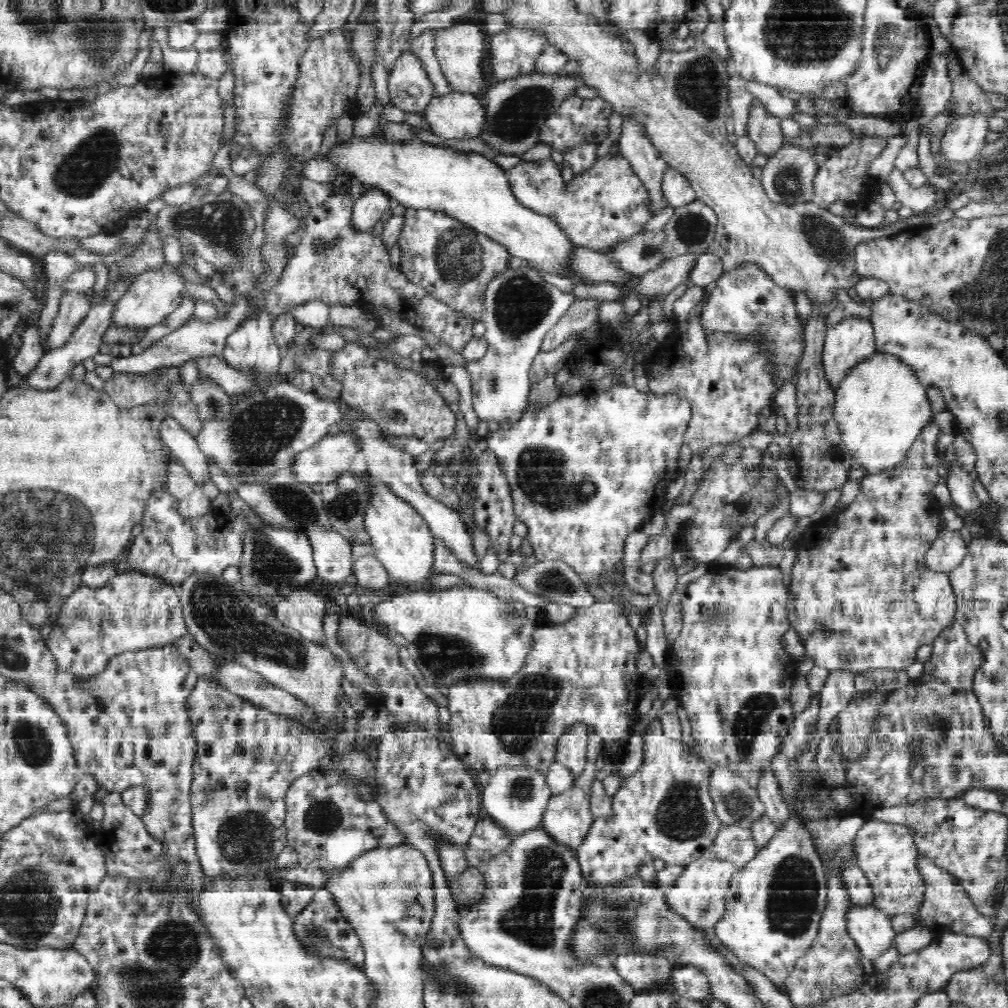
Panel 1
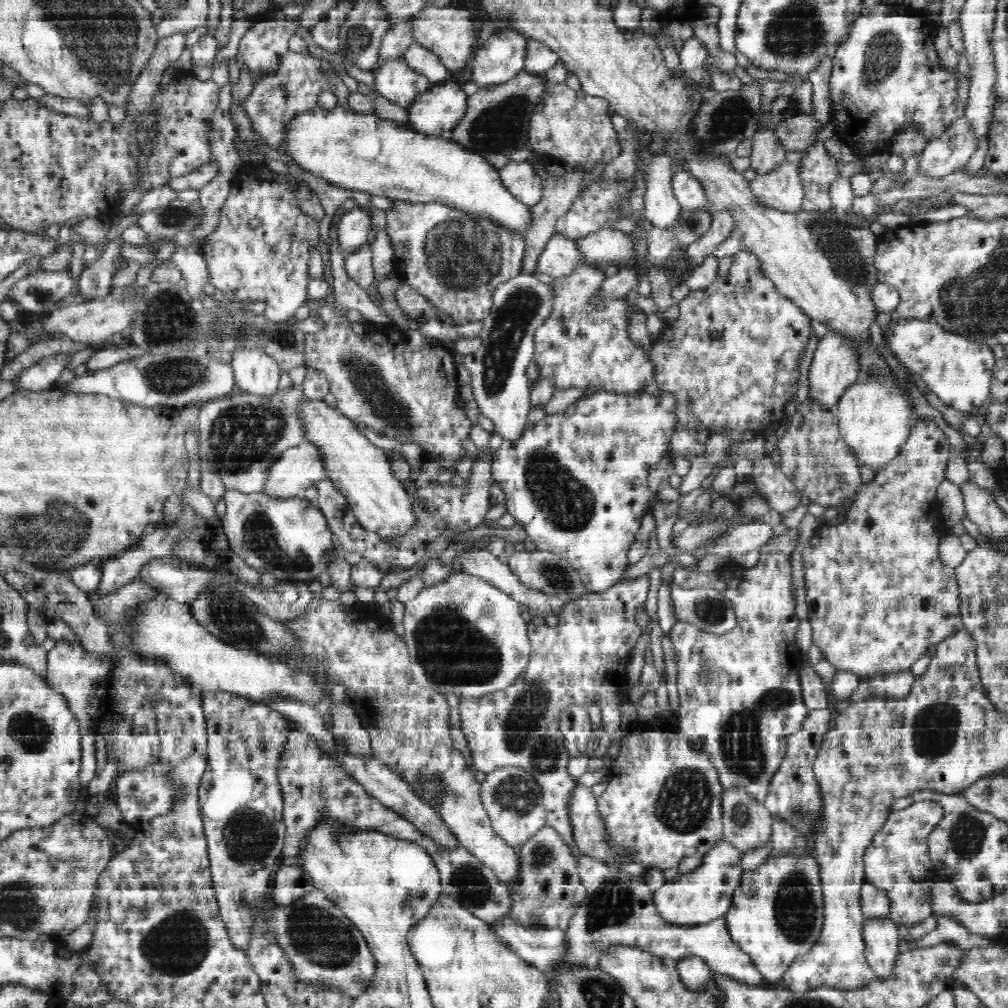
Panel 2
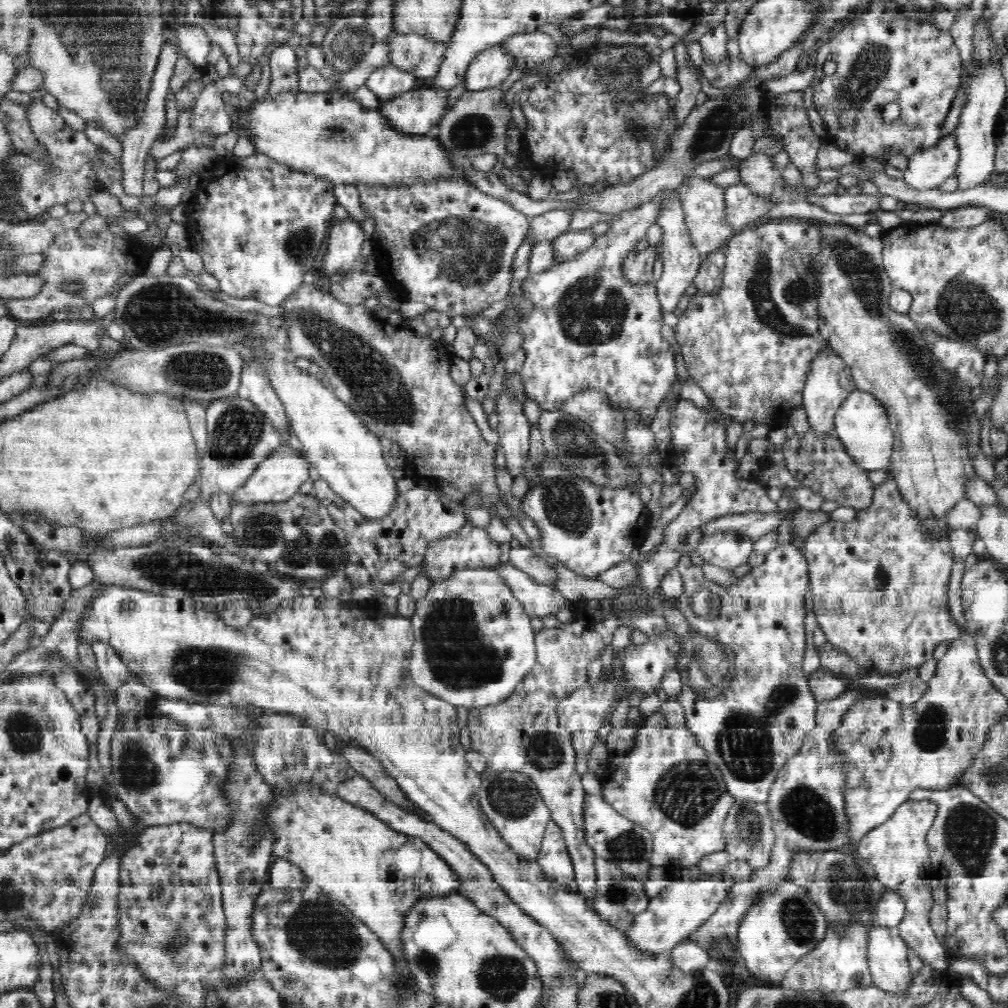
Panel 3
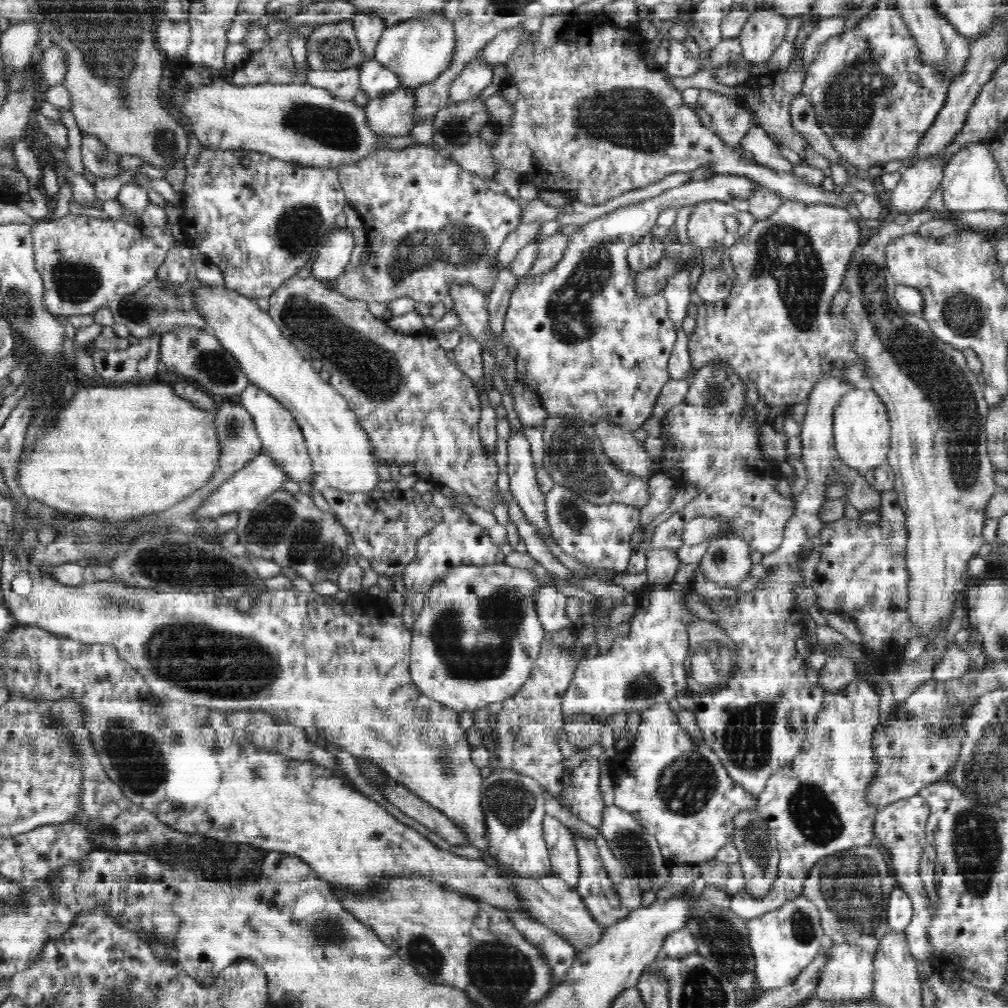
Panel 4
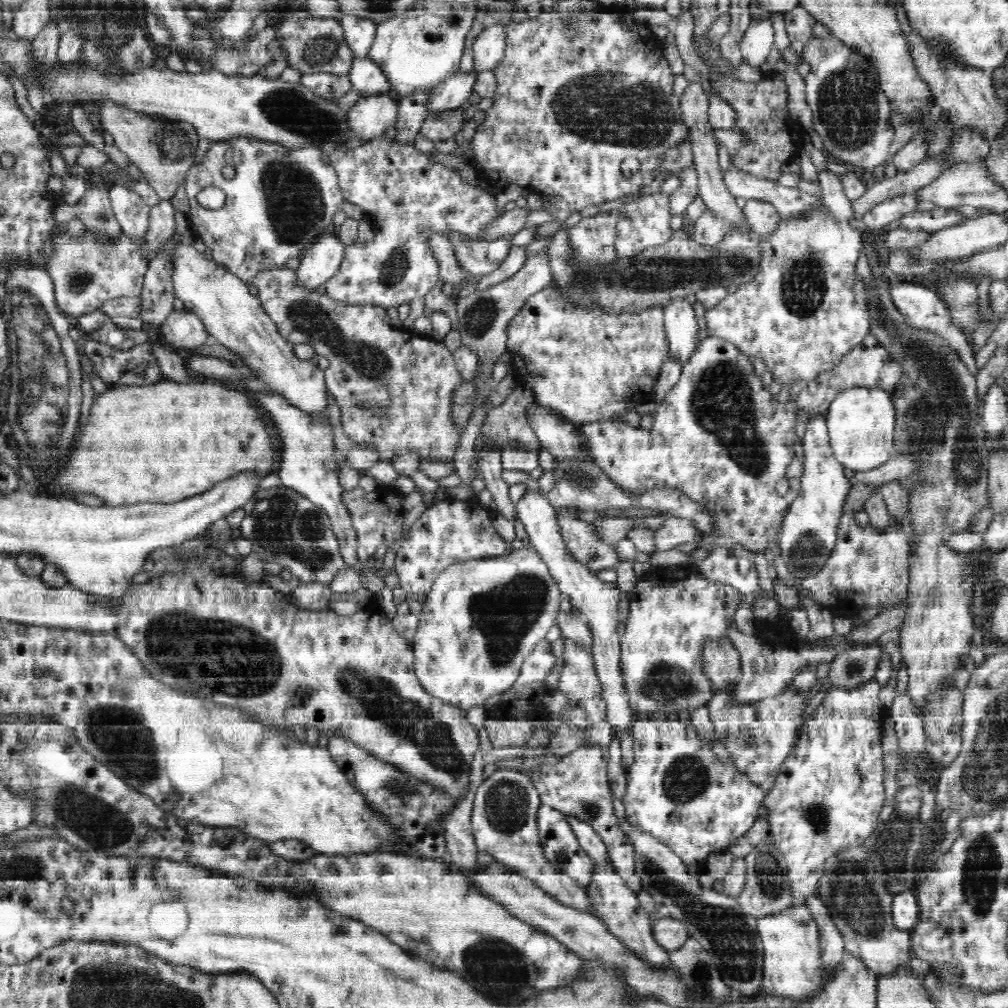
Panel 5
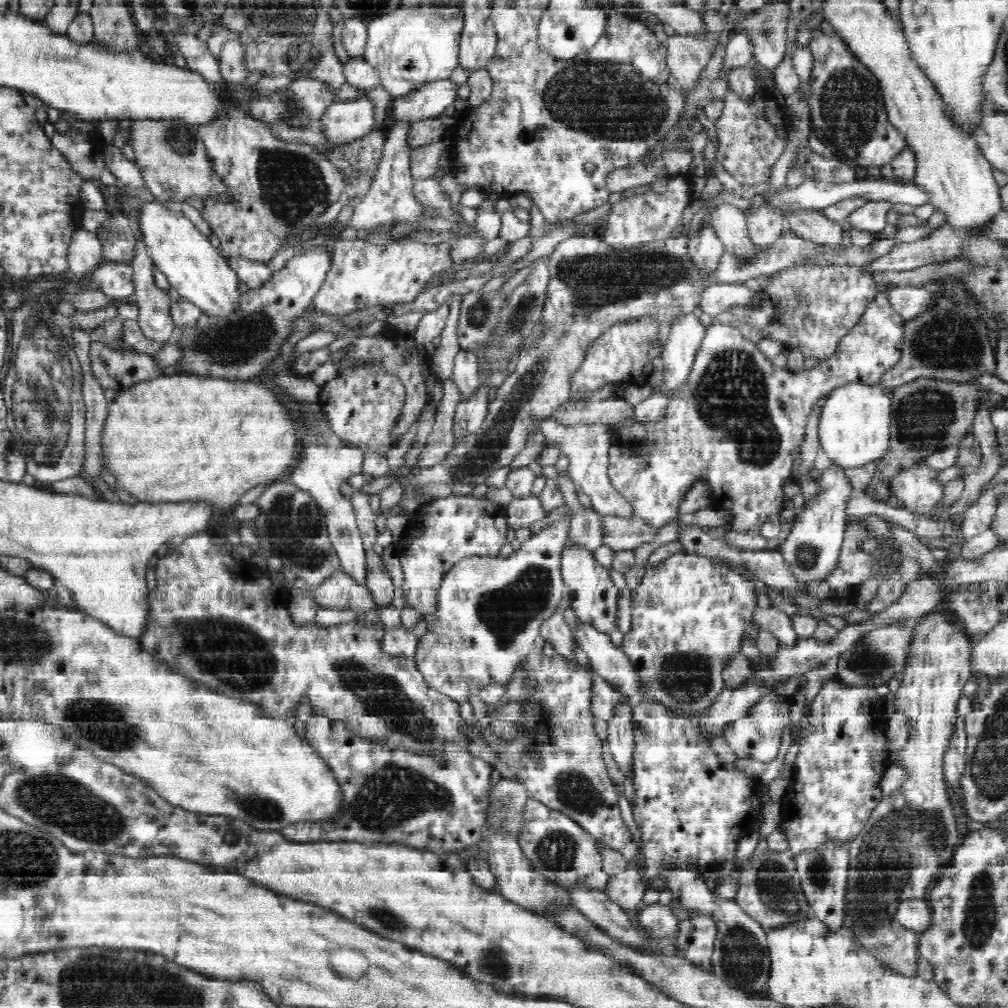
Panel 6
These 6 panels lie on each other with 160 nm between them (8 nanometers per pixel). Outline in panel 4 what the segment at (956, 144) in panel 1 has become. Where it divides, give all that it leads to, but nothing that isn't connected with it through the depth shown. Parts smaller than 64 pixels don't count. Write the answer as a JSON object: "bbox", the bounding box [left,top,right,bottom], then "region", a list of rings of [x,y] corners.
{"bbox":[887,156,945,214],"region":[[[936,156],[918,160],[901,172],[896,187],[887,194],[891,211],[910,214],[925,209],[926,201],[940,187],[944,178],[945,164]]]}

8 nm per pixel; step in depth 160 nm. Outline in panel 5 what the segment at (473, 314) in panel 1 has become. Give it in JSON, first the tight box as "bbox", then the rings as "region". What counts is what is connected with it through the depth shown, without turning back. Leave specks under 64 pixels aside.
{"bbox":[321,135,502,309],"region":[[[384,135],[365,141],[359,148],[332,150],[328,156],[338,175],[343,197],[360,206],[368,216],[371,214],[369,222],[376,230],[376,236],[372,242],[362,243],[362,246],[358,243],[358,248],[345,245],[344,260],[321,290],[333,302],[340,302],[343,306],[372,305],[388,309],[404,302],[410,303],[414,298],[425,297],[436,286],[439,261],[430,248],[431,233],[446,235],[449,240],[451,235],[462,234],[480,243],[484,241],[482,234],[486,232],[486,226],[499,218],[502,212],[496,207],[495,194],[485,190],[484,185],[475,187],[466,182],[447,160],[435,162],[434,154],[424,154],[414,145],[403,146]]]}

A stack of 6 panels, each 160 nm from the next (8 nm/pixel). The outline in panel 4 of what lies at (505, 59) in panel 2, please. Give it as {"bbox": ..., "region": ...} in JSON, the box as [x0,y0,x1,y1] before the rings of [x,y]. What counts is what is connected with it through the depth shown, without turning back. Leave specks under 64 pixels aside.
{"bbox":[449,59,493,103],"region":[[[480,59],[465,65],[450,85],[449,99],[452,103],[476,99],[487,86],[493,84],[492,69],[493,66]]]}

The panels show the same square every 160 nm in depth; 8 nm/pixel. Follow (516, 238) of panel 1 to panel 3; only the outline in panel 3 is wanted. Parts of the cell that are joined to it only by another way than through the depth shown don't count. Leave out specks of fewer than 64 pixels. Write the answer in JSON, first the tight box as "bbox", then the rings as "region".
{"bbox":[242,91,467,185],"region":[[[336,91],[320,92],[315,94],[308,94],[304,92],[280,92],[278,94],[271,94],[268,98],[260,100],[250,112],[246,112],[246,116],[242,116],[242,124],[244,128],[250,128],[254,138],[254,144],[258,152],[274,158],[279,164],[287,165],[289,168],[299,170],[300,172],[312,173],[317,177],[334,181],[335,184],[353,184],[356,185],[358,181],[371,184],[388,184],[394,183],[413,183],[414,181],[429,181],[436,177],[462,177],[467,179],[466,174],[454,169],[452,165],[452,155],[448,153],[441,144],[438,143],[437,137],[434,134],[424,135],[402,135],[400,132],[394,132],[393,128],[386,125],[386,121],[382,119],[381,113],[377,109],[363,108],[358,101],[355,101],[351,96],[342,96]]]}

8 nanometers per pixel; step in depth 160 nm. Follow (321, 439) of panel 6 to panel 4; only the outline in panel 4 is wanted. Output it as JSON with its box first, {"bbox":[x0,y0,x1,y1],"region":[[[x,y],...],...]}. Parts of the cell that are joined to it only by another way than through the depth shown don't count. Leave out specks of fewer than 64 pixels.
{"bbox":[236,383,316,484],"region":[[[254,383],[248,384],[236,399],[244,406],[248,414],[252,415],[252,420],[256,423],[257,434],[260,435],[262,442],[262,452],[268,453],[290,480],[296,480],[300,484],[310,484],[310,480],[314,480],[316,476],[312,472],[314,465],[303,437],[303,431],[295,421],[293,414],[284,408],[279,400]]]}

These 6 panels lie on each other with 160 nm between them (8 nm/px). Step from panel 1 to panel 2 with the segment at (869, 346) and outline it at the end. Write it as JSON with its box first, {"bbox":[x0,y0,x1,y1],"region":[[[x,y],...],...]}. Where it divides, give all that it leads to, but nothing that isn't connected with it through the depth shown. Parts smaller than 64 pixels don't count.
{"bbox":[808,332,860,411],"region":[[[829,332],[819,339],[812,360],[808,379],[809,396],[814,397],[814,401],[820,403],[822,407],[835,411],[844,391],[859,379],[860,368],[854,346],[849,342],[845,342],[840,334],[831,334]]]}

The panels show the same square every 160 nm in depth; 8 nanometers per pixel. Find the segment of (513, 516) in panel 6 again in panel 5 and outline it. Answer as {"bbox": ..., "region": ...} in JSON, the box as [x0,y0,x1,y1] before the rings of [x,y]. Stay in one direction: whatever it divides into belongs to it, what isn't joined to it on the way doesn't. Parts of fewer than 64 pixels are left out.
{"bbox":[515,489,632,738],"region":[[[528,489],[515,504],[517,518],[524,524],[524,528],[530,538],[529,542],[534,545],[536,551],[542,555],[547,562],[551,576],[555,578],[556,584],[560,586],[562,593],[568,594],[572,607],[580,611],[581,617],[587,622],[592,631],[591,655],[594,659],[594,668],[600,683],[602,683],[602,694],[607,705],[606,720],[612,725],[612,732],[620,738],[622,730],[632,726],[632,709],[630,699],[626,694],[625,682],[621,673],[621,638],[618,636],[617,628],[621,623],[619,619],[619,605],[621,591],[617,584],[610,584],[600,581],[584,564],[573,560],[572,555],[565,550],[562,541],[556,511],[543,494],[542,490],[532,491]]]}

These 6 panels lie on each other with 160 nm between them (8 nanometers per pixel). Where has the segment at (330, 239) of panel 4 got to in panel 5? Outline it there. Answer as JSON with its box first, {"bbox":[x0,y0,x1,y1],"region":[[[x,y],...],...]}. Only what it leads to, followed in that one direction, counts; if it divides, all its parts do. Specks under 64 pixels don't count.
{"bbox":[296,235,344,290],"region":[[[321,235],[310,244],[300,256],[296,271],[298,285],[308,289],[321,290],[325,282],[336,274],[344,260],[344,246],[338,237]]]}

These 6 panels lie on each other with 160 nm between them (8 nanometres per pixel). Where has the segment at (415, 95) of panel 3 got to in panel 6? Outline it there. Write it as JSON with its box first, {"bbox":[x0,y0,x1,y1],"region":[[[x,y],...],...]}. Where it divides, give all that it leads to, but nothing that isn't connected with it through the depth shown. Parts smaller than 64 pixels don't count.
{"bbox":[320,95,375,146],"region":[[[364,95],[350,102],[336,100],[320,118],[328,146],[363,138],[375,130],[374,102]]]}

